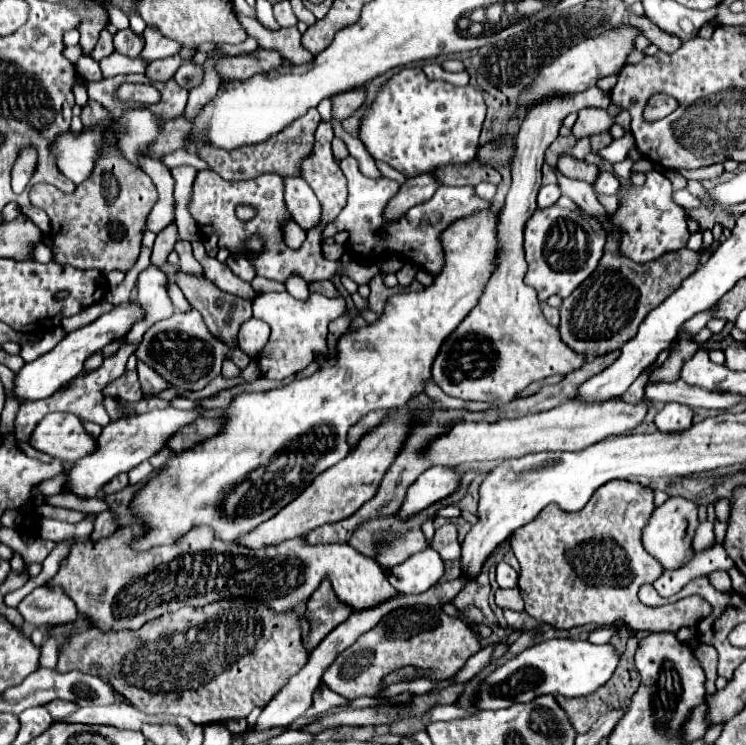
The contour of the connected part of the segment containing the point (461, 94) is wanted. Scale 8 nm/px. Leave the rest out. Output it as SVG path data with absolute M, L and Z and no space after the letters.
M408 67L382 87L362 119L360 139L374 159L386 161L406 177L416 177L446 163L472 161L484 115L484 97L472 85L456 87L444 81L430 81L420 67Z

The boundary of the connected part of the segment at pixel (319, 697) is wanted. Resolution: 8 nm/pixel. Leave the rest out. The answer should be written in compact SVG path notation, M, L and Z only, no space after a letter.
M324 681L320 683L320 687L316 689L314 693L314 701L312 701L312 707L308 709L308 717L316 717L316 715L324 715L332 709L348 709L350 707L350 701L348 699L342 699L340 695L336 695L334 691L330 691Z

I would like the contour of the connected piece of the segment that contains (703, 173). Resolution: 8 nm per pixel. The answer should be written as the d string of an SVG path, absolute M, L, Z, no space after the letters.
M714 164L707 167L702 167L696 170L686 170L679 169L677 170L680 174L682 174L686 179L690 180L708 180L718 178L724 172L724 167L722 164Z

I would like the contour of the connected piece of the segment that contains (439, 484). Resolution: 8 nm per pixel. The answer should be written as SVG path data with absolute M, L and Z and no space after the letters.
M430 467L408 489L400 515L408 517L420 509L426 509L428 505L440 501L442 497L448 497L456 487L458 487L458 473L454 469Z

